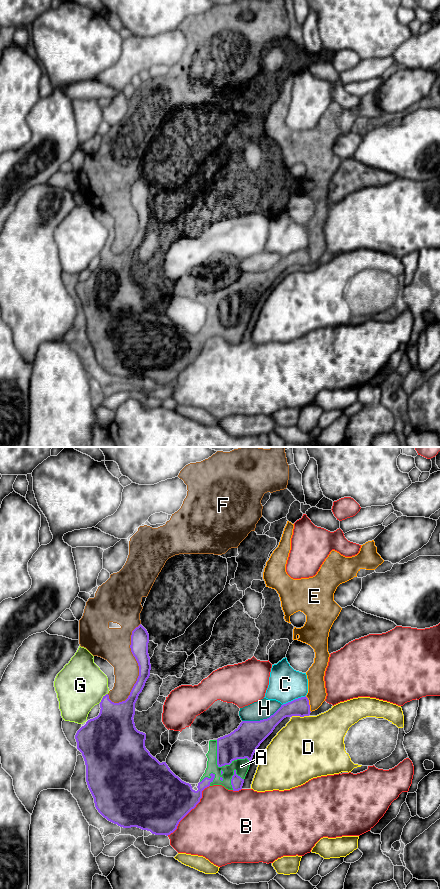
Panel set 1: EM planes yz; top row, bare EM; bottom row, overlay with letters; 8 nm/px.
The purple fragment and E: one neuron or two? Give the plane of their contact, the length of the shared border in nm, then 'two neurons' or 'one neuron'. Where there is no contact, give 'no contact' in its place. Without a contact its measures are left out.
yz | 140 nm | one neuron

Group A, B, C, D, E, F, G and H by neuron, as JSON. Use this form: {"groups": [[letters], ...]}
{"groups": [["A", "E"], ["B"], ["C"], ["D"], ["F"], ["G"], ["H"]]}

